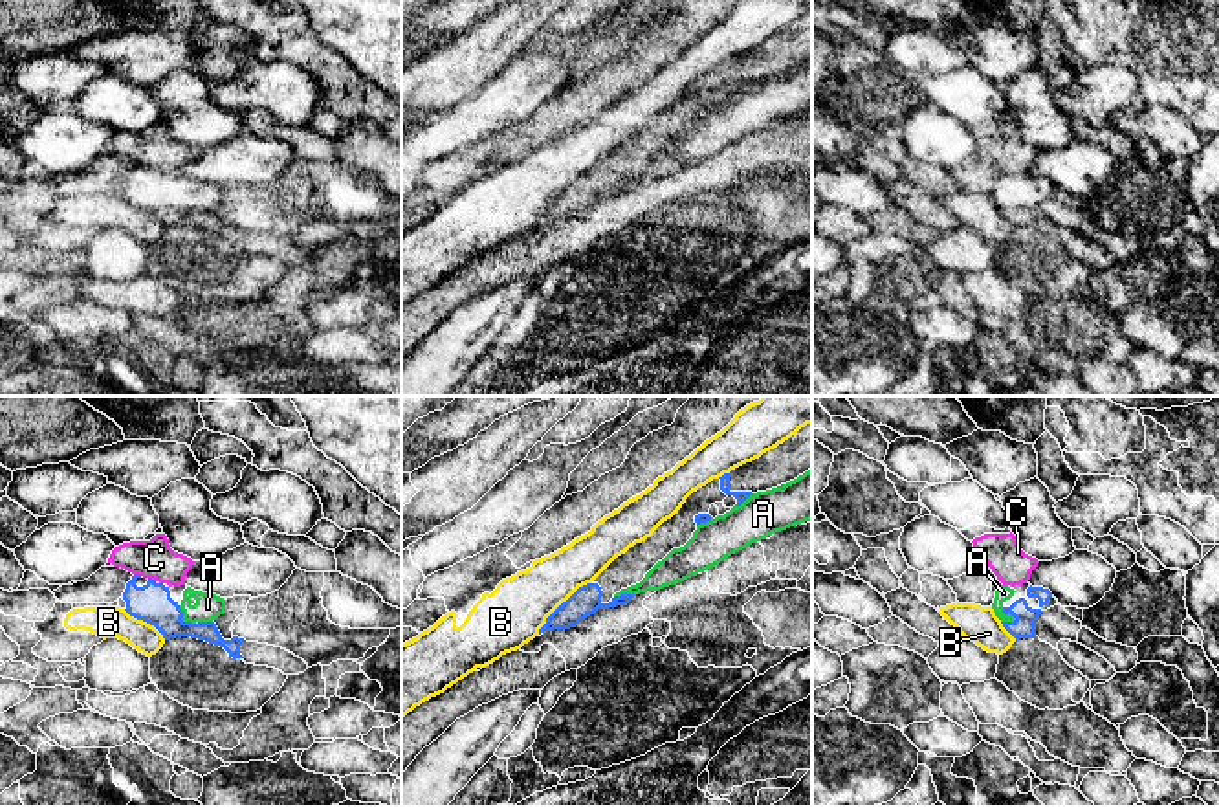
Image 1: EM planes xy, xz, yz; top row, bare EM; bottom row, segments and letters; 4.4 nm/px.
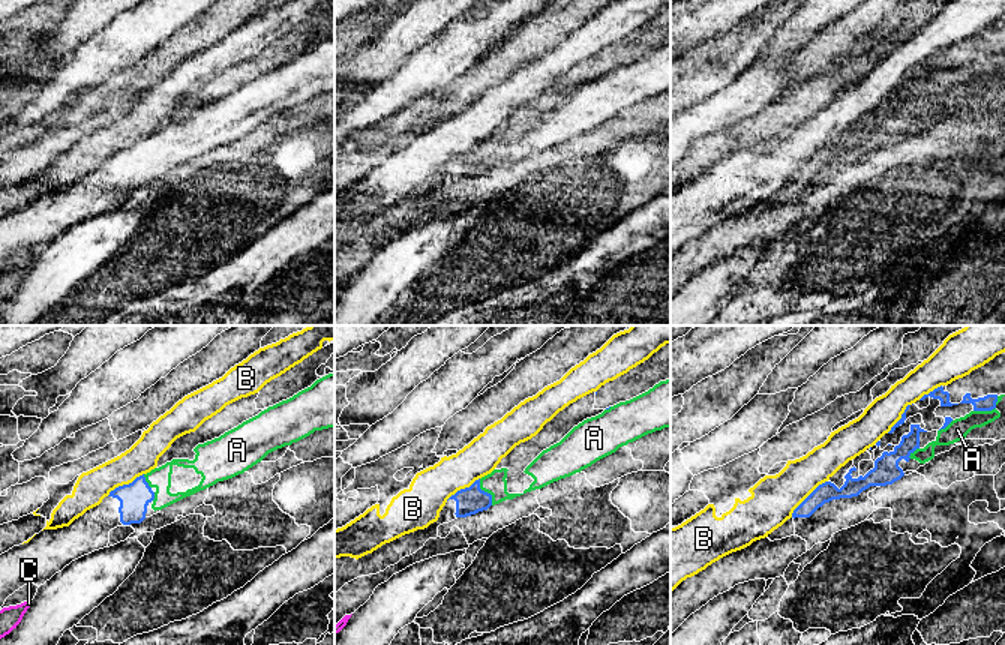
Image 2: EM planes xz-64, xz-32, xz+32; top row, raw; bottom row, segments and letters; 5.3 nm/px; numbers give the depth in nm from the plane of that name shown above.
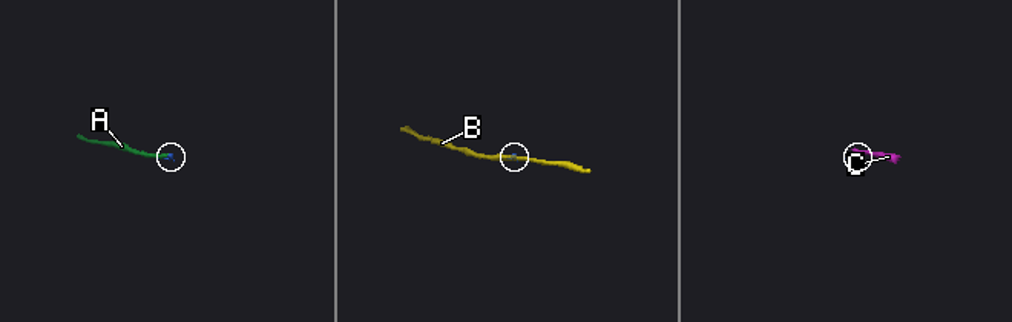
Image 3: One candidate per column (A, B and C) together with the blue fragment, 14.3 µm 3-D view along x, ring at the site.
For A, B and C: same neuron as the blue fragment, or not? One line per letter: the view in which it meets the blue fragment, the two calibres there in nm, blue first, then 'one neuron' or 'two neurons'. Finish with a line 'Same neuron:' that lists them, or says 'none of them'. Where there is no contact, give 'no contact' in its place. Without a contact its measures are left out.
A: yz | 100/70 nm | one neuron
B: xz | 120/280 nm | two neurons
C: xy | 170/170 nm | two neurons
Same neuron: A

